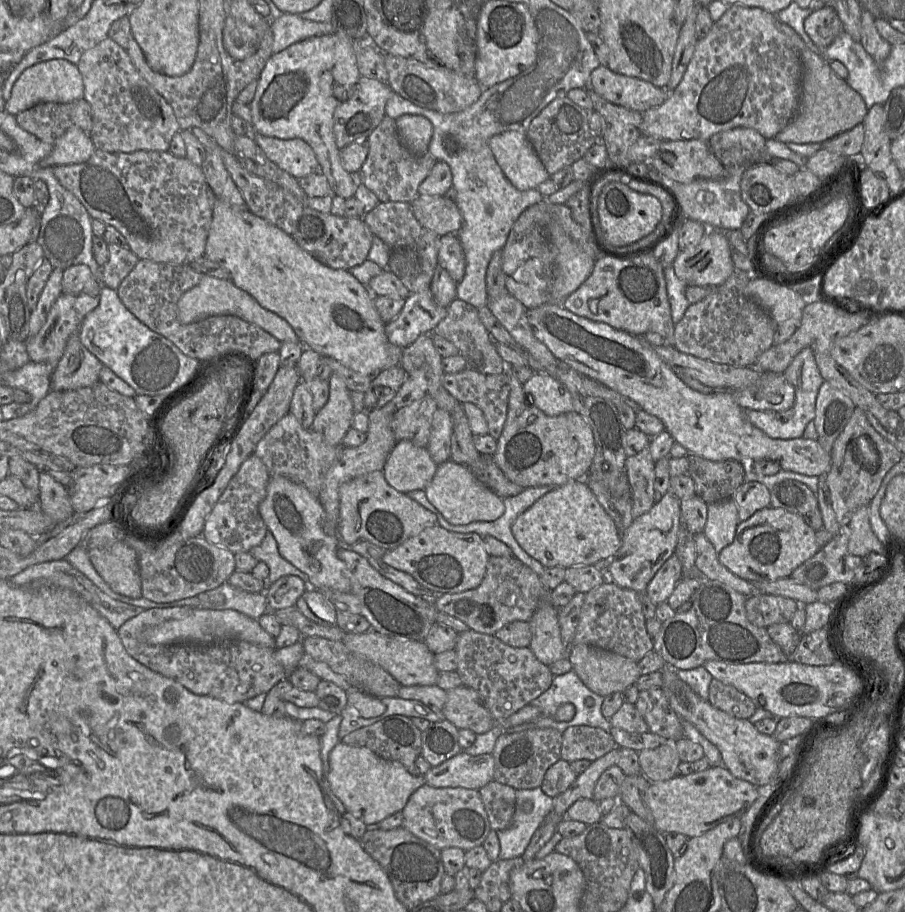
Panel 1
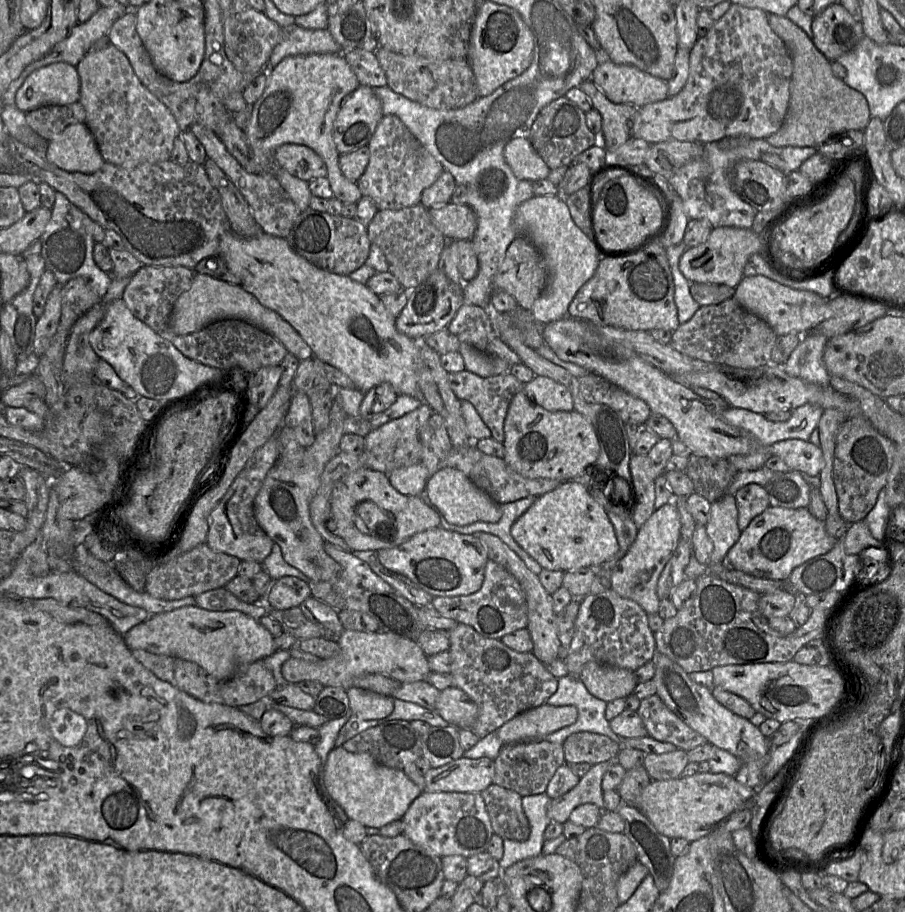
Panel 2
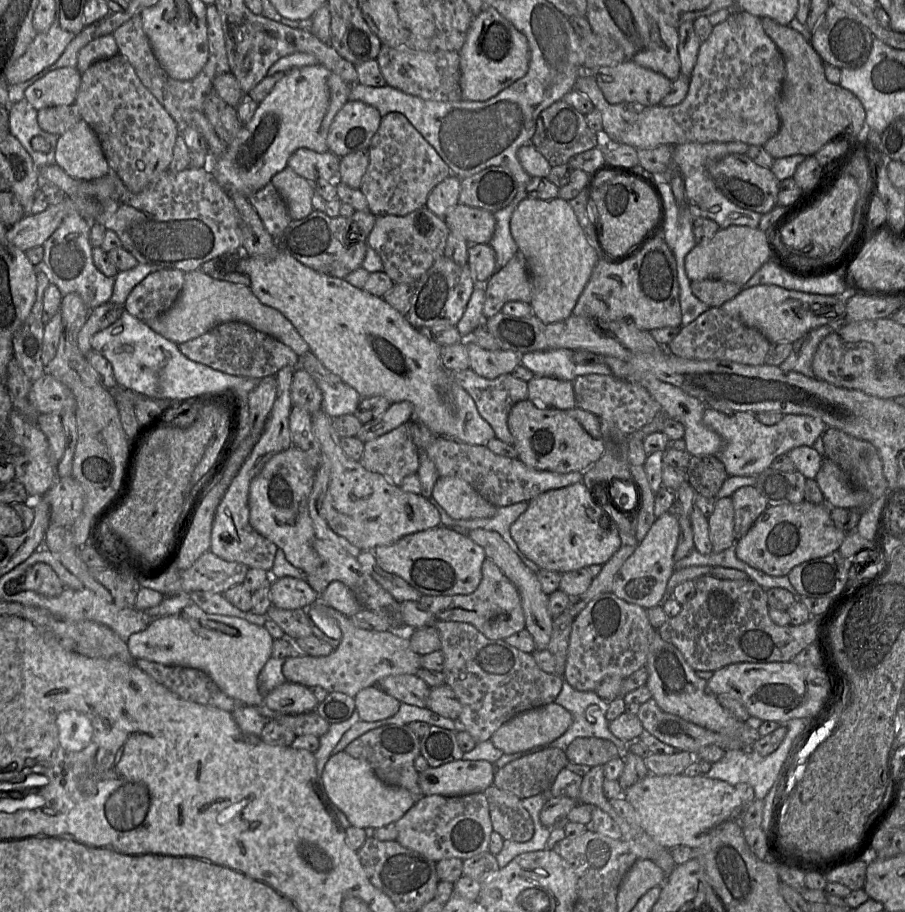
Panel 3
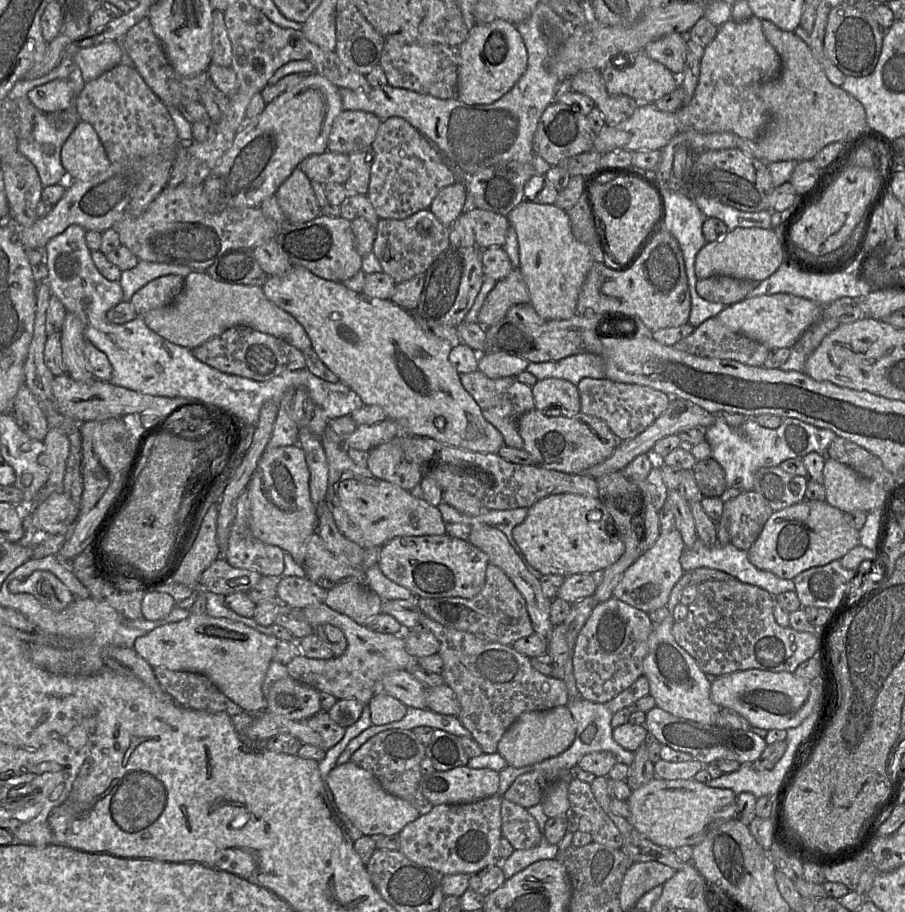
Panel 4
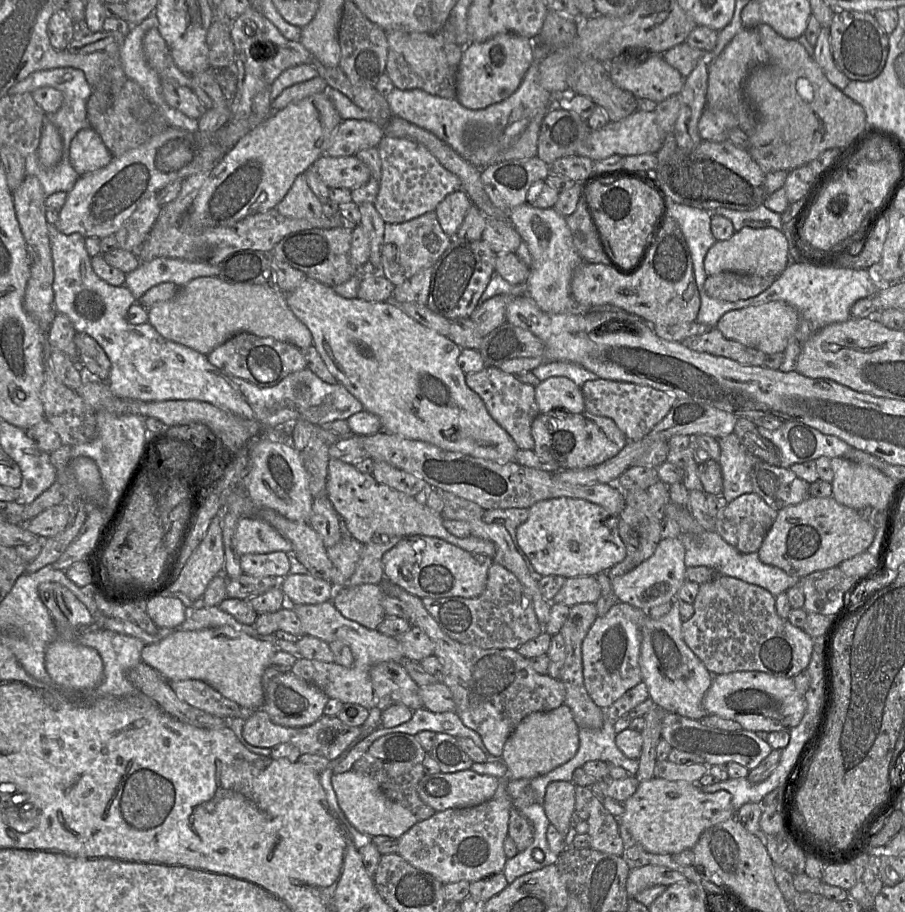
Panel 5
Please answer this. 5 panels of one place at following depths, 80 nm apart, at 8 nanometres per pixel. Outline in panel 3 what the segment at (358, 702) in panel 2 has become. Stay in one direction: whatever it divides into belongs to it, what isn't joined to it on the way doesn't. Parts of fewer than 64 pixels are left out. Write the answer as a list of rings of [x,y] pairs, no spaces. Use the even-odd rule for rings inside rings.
[[[378,686],[360,690],[354,697],[354,701],[360,720],[366,722],[375,722],[394,716],[401,704],[399,700],[385,693]]]

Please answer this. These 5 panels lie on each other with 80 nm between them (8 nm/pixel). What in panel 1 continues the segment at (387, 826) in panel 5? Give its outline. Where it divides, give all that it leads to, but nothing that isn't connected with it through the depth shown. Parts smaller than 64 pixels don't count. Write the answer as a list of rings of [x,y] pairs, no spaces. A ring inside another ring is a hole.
[[[340,741],[329,754],[328,784],[329,791],[341,800],[346,810],[358,815],[368,825],[381,822],[390,815],[402,811],[411,794],[426,784],[426,781],[423,775],[410,774],[400,762],[384,759],[367,747],[350,746]]]

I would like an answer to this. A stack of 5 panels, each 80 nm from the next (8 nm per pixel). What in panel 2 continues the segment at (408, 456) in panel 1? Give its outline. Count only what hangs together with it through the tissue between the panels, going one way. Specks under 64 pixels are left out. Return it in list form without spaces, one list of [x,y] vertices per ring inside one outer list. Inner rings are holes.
[[[421,463],[400,467],[388,475],[390,484],[403,495],[419,496],[429,479],[427,468]]]

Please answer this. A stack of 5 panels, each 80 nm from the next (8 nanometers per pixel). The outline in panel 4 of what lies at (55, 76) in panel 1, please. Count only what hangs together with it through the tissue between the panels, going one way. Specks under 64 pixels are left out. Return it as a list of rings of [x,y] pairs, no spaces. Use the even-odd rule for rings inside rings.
[[[53,80],[27,93],[28,99],[45,114],[60,112],[74,106],[74,91],[67,80]]]

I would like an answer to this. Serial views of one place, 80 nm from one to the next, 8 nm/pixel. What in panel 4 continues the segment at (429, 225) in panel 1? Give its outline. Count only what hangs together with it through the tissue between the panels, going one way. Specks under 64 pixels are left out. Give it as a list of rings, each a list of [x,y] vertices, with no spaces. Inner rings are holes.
[[[467,208],[464,213],[471,219],[476,246],[479,249],[504,245],[510,227],[506,216],[478,208]]]

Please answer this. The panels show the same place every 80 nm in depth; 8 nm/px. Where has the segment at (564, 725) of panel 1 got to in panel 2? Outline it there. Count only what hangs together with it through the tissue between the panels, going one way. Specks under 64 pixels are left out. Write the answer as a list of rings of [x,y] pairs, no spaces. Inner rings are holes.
[[[569,674],[558,678],[557,691],[547,700],[547,704],[573,705],[578,710],[578,718],[573,724],[538,739],[563,745],[571,734],[587,731],[606,735],[620,748],[625,747],[623,738],[614,733],[605,717],[607,702],[593,696],[580,679]]]

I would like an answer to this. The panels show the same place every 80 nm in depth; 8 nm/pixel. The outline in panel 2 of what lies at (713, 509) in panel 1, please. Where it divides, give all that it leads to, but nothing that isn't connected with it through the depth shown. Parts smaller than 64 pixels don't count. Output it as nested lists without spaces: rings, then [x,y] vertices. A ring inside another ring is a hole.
[[[732,494],[711,503],[706,532],[713,542],[712,563],[721,563],[741,535],[738,528],[738,508]]]

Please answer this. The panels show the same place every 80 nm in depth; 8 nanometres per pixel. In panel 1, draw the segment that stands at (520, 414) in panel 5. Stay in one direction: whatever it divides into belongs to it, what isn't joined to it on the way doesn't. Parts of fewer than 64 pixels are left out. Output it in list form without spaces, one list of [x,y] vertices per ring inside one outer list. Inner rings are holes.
[[[466,368],[455,374],[444,373],[442,385],[460,403],[470,402],[479,407],[491,437],[495,440],[500,438],[507,418],[510,393],[506,373],[483,374]]]

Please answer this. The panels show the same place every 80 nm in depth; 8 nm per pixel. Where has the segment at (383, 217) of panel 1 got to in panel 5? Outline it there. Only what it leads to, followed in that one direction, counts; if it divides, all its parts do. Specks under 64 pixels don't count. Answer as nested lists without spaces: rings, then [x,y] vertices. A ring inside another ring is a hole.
[[[434,211],[407,222],[386,223],[381,249],[380,273],[394,286],[399,286],[418,272],[432,267],[450,244],[451,238],[444,233]]]

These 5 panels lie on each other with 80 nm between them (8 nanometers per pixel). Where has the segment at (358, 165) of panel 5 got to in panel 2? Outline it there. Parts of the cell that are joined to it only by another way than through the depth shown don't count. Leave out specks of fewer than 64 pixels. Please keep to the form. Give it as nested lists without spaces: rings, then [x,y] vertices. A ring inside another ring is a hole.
[[[283,144],[277,147],[272,157],[277,168],[287,170],[301,180],[327,177],[323,159],[310,147],[302,144]]]

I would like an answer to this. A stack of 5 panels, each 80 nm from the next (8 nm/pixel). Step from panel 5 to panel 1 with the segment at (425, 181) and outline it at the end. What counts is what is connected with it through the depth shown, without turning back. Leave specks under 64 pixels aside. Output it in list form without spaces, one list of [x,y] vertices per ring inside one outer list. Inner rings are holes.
[[[387,115],[367,140],[369,152],[357,175],[358,182],[372,191],[379,199],[379,202],[411,203],[418,197],[420,184],[429,175],[437,160],[430,154],[423,156],[412,154],[403,145],[397,134],[395,119]]]

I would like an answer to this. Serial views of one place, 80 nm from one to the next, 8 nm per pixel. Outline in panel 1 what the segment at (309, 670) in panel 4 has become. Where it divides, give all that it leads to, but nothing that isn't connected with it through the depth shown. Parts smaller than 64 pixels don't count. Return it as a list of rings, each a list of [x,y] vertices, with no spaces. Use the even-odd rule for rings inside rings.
[[[372,630],[362,634],[346,633],[342,642],[354,654],[382,667],[402,686],[431,686],[437,683],[439,671],[434,665],[434,654],[424,642],[388,637]]]

